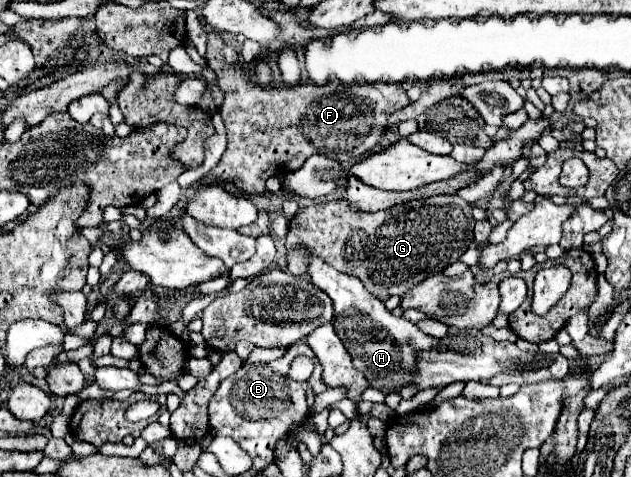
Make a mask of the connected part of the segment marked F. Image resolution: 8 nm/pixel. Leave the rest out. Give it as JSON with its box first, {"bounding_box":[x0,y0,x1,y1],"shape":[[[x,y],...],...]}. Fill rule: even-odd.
{"bounding_box":[205,33,411,195],"shape":[[[207,33],[207,55],[205,55],[205,59],[207,59],[209,67],[217,73],[217,85],[219,85],[219,89],[223,91],[223,97],[225,97],[225,99],[223,99],[223,105],[219,107],[219,115],[223,117],[223,123],[225,123],[225,129],[227,129],[227,151],[223,153],[221,161],[217,163],[217,167],[211,169],[211,175],[217,177],[217,179],[221,179],[221,181],[225,181],[225,183],[231,183],[235,189],[241,189],[241,191],[251,193],[251,195],[263,195],[263,193],[265,193],[265,181],[267,181],[269,177],[273,177],[273,175],[283,175],[285,171],[287,171],[287,173],[297,171],[297,169],[303,167],[303,163],[305,163],[311,155],[315,155],[315,153],[325,155],[325,157],[335,159],[335,161],[341,161],[341,163],[365,159],[367,155],[371,155],[373,147],[375,147],[375,145],[379,143],[379,139],[383,137],[383,133],[385,133],[383,127],[385,127],[387,119],[389,119],[395,111],[399,111],[399,109],[403,109],[403,107],[407,107],[407,105],[411,103],[409,97],[407,97],[407,91],[403,89],[401,83],[363,83],[363,85],[357,85],[357,83],[355,83],[355,85],[335,85],[335,83],[327,83],[327,85],[323,85],[323,87],[319,87],[319,85],[299,85],[299,87],[267,87],[267,89],[265,89],[265,87],[259,87],[259,85],[255,85],[255,83],[249,81],[249,75],[245,75],[245,69],[237,63],[237,51],[235,51],[233,47],[229,47],[219,33]]]}

